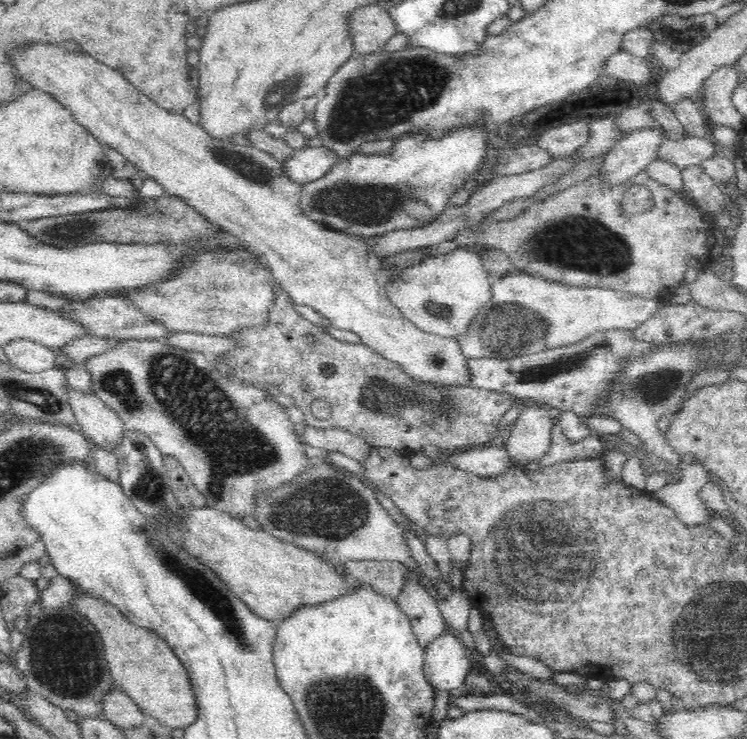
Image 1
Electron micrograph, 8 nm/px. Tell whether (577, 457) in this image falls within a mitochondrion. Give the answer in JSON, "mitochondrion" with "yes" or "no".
{"mitochondrion":"no"}

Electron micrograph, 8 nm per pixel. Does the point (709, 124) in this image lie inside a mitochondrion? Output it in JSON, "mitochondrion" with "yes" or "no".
{"mitochondrion":"no"}

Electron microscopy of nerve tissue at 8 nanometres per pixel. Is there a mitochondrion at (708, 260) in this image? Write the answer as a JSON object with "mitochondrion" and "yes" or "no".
{"mitochondrion":"no"}

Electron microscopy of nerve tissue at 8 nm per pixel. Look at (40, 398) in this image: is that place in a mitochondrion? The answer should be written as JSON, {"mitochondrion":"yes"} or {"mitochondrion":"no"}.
{"mitochondrion":"yes"}

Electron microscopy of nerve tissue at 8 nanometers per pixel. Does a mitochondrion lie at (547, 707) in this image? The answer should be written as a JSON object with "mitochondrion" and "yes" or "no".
{"mitochondrion":"no"}

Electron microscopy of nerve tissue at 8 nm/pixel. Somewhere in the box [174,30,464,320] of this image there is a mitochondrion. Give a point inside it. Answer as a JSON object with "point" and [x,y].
{"point":[385,94]}

